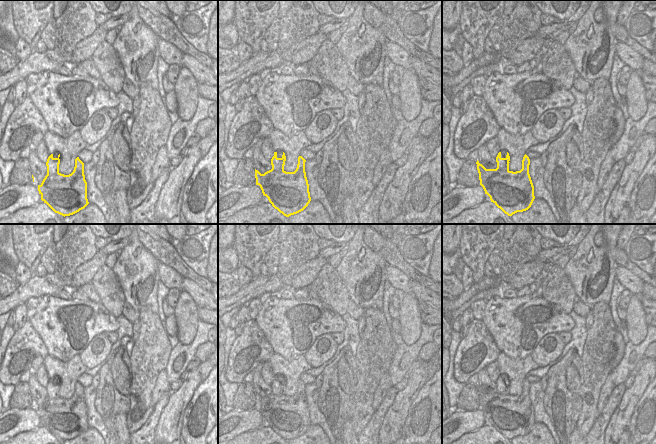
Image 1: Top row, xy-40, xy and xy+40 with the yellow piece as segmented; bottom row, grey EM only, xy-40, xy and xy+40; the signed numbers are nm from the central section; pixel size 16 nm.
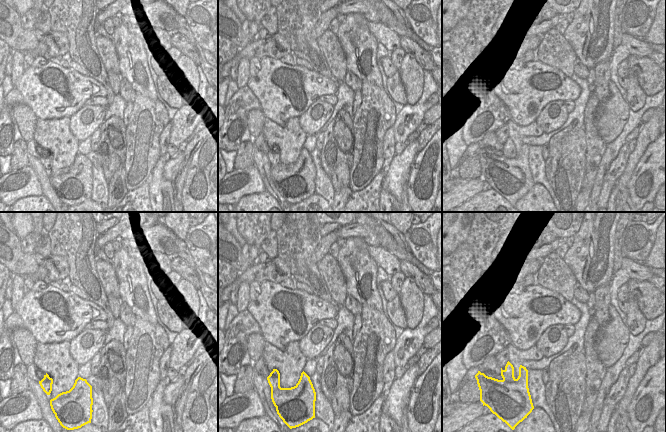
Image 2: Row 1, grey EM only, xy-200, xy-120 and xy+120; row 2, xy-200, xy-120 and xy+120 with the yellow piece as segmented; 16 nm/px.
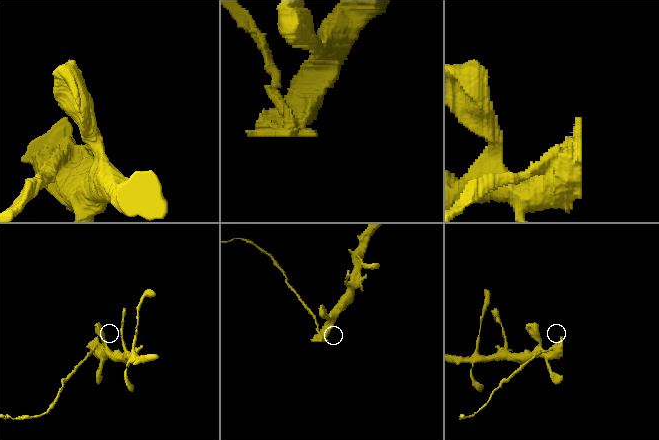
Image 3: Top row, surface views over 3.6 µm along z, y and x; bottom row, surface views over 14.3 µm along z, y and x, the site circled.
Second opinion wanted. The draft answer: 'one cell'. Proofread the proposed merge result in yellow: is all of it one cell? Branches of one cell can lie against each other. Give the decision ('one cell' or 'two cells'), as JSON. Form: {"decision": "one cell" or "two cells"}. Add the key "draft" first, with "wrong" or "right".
{"draft": "wrong", "decision": "two cells"}

